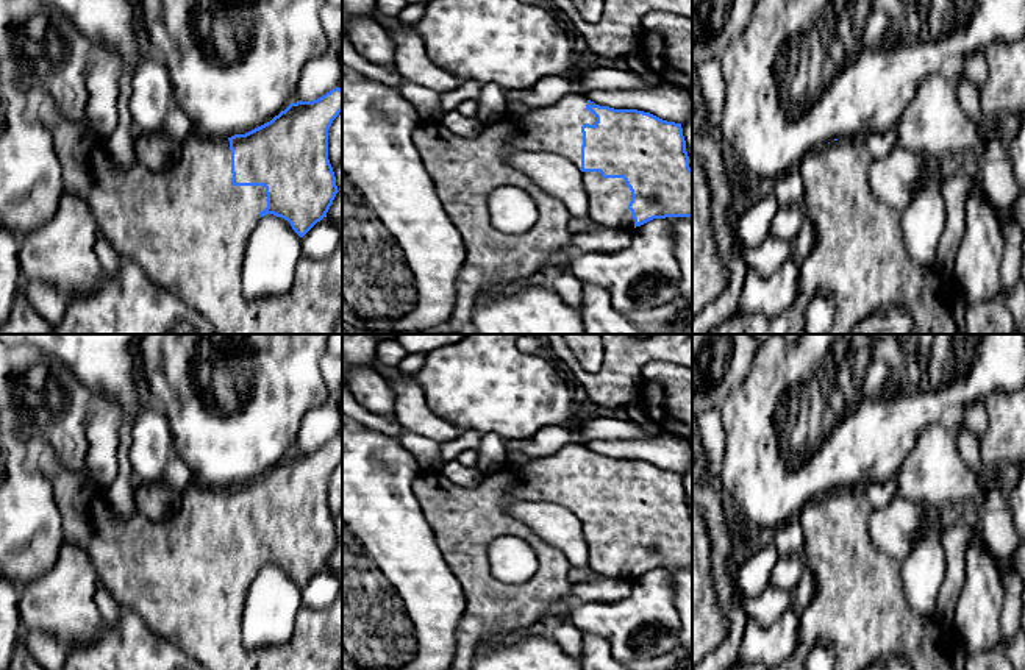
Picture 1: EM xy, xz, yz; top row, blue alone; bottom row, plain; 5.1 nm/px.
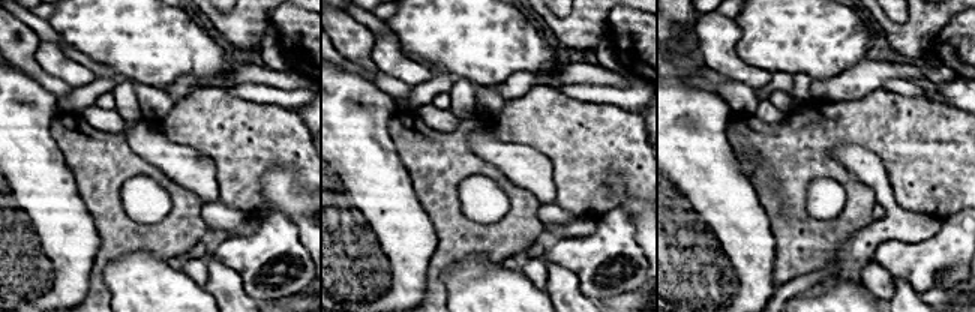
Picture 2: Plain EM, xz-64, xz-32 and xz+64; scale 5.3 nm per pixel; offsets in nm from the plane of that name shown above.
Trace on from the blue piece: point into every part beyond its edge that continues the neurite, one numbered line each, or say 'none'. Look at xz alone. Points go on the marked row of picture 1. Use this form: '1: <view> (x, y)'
1: xz (608, 197)

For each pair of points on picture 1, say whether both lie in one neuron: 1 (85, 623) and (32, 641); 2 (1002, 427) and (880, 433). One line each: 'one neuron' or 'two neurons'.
1: two neurons
2: two neurons

